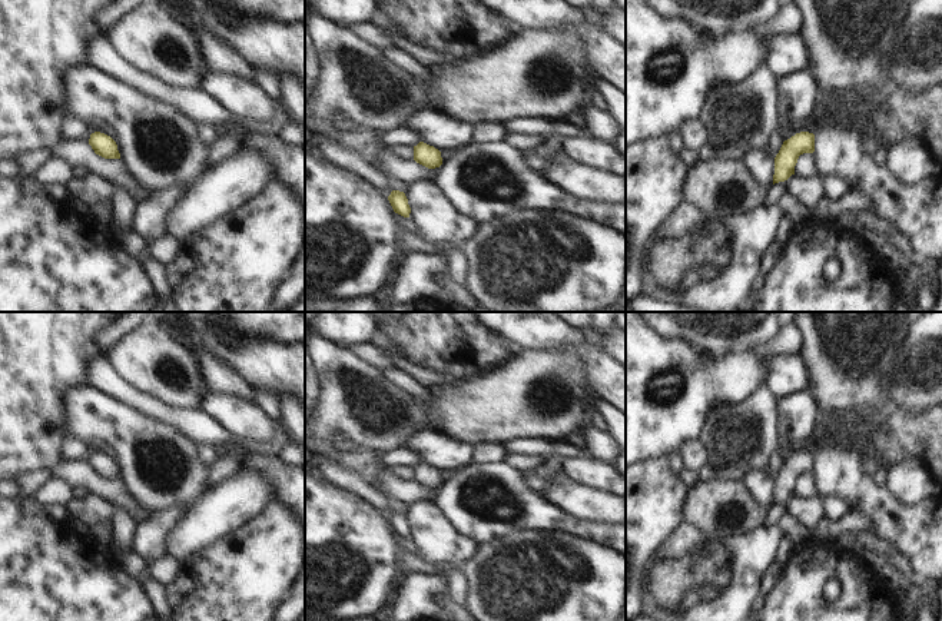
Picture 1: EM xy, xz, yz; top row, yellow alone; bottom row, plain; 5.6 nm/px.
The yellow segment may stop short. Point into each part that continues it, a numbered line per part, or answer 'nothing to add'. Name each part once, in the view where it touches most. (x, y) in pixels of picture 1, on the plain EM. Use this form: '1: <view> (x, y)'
nothing to add

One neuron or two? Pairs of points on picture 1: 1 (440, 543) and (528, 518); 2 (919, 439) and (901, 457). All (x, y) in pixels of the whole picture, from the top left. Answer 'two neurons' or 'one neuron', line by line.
1: two neurons
2: two neurons

